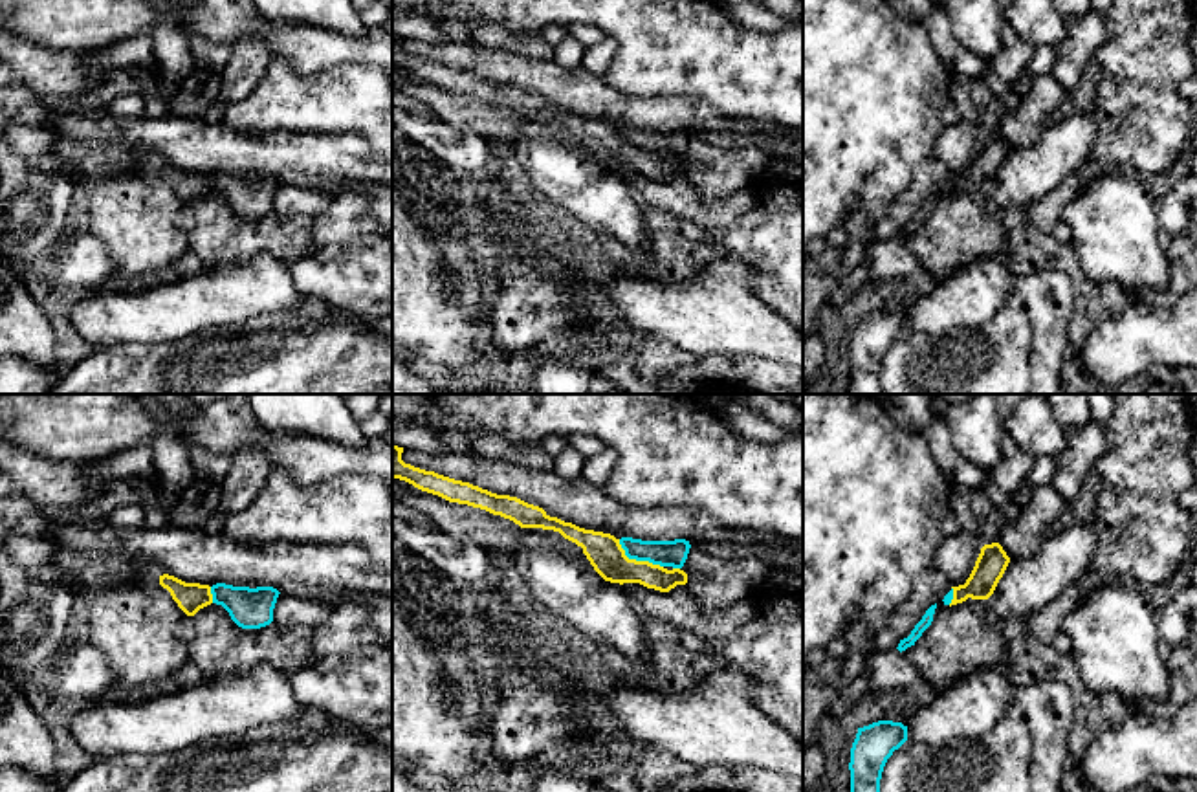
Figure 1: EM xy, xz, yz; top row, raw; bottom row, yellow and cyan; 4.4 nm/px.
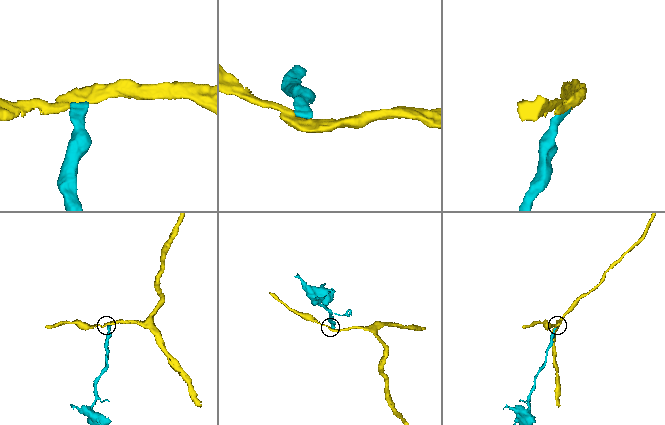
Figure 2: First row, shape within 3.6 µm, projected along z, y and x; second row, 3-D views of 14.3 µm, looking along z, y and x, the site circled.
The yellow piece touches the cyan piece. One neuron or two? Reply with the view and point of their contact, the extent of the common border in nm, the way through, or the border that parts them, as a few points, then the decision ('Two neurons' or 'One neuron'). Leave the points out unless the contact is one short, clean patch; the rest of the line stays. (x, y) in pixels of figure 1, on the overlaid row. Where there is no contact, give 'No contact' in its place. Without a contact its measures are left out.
Touches yellow at xz (635, 560). Shared border 240 nm. Boundary: xz (618, 539), (629, 558), (647, 560), (662, 567). Two neurons

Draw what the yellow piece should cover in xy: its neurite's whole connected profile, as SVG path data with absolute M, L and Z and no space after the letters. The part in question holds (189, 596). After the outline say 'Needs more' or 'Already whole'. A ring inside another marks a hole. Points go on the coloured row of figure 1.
M169 574L159 576L159 585L170 592L172 600L187 616L194 616L200 609L213 603L209 585L185 583Z. Already whole

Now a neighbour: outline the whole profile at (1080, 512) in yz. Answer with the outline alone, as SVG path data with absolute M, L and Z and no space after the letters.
M1093 469L1082 484L1078 497L1072 502L1067 502L1060 517L1052 522L1050 532L1063 532L1072 526L1093 524L1100 486L1100 475Z

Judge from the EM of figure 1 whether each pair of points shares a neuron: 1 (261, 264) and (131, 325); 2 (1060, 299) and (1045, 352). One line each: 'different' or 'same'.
1: same
2: same

